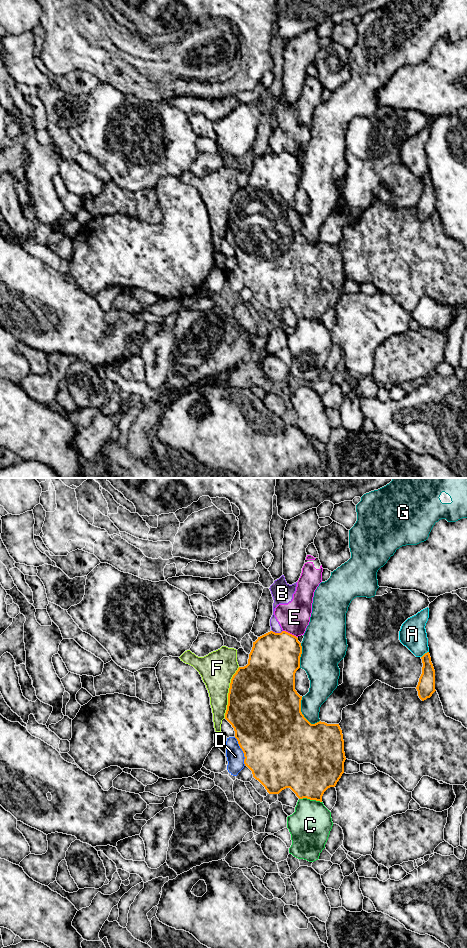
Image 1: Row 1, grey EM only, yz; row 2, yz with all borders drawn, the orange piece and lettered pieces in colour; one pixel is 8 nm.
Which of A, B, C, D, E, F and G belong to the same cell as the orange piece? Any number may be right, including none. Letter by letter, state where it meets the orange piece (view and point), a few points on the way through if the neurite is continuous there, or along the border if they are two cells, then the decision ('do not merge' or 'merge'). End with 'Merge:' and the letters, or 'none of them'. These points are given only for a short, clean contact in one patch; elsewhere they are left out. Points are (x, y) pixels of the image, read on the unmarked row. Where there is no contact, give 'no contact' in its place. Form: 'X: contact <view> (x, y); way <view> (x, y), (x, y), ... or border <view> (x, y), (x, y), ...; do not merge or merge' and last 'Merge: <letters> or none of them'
A: contact yz (424, 174); do not merge
B: contact yz (277, 153); border yz (272, 150), (275, 152), (282, 151); do not merge
C: contact yz (310, 319); do not merge
D: contact yz (242, 270); do not merge
E: contact yz (289, 153); do not merge
F: contact yz (229, 212); do not merge
G: contact yz (302, 234); do not merge
Merge: none of them

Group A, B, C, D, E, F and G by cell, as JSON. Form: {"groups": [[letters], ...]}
{"groups": [["A"], ["B", "E"], ["C"], ["D"], ["F"], ["G"]]}

